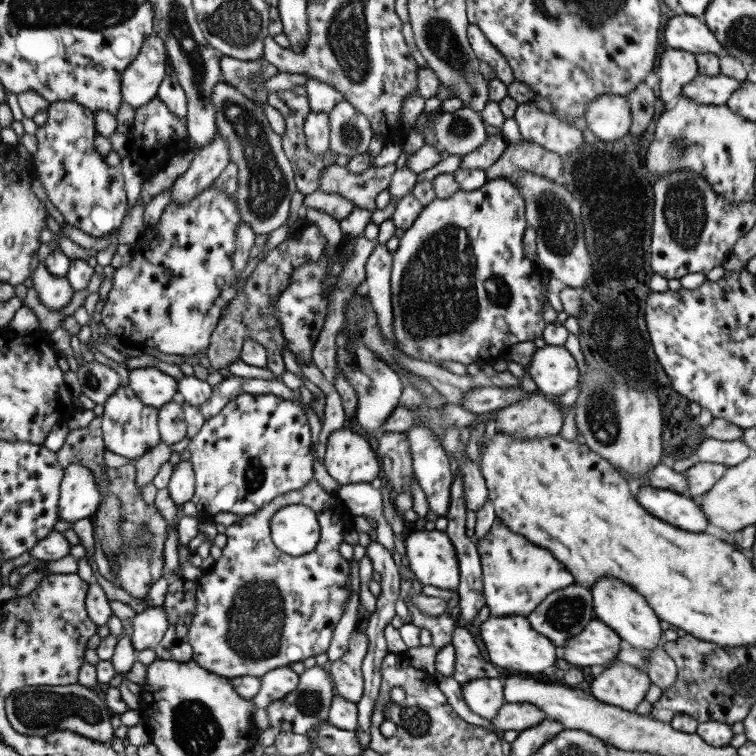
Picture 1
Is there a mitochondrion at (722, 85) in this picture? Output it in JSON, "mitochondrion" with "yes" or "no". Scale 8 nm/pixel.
{"mitochondrion":"no"}

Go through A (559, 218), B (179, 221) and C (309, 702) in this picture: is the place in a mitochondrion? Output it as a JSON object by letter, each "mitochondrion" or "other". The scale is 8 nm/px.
{"A":"mitochondrion","B":"other","C":"mitochondrion"}

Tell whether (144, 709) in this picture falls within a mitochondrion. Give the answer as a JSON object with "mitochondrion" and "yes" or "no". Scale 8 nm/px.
{"mitochondrion":"no"}

